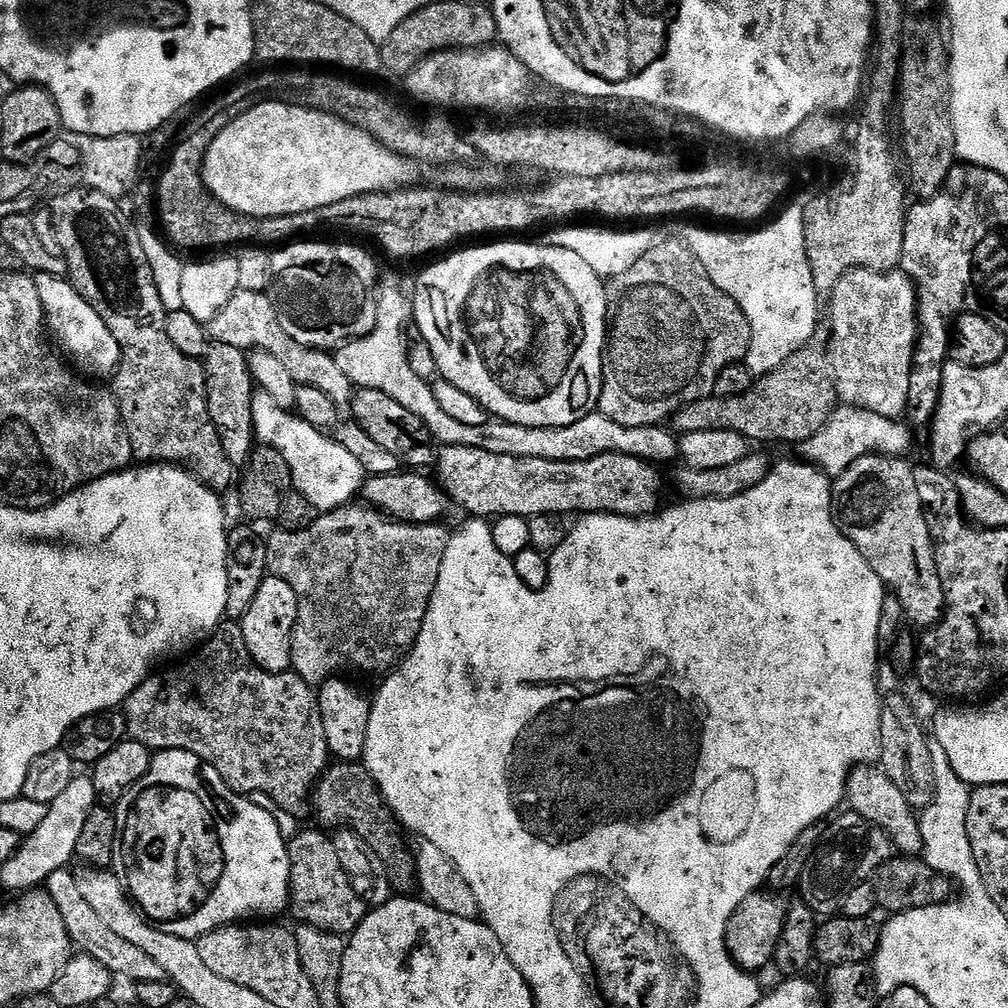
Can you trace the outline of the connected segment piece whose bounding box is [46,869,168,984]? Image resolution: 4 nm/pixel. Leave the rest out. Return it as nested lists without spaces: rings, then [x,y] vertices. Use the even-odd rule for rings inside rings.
[[[69,869],[55,871],[48,879],[46,891],[54,899],[54,904],[58,906],[59,913],[62,914],[66,923],[67,934],[71,938],[73,945],[80,951],[86,952],[90,957],[100,962],[110,970],[120,969],[121,976],[134,980],[136,984],[141,983],[163,983],[167,979],[167,972],[161,964],[154,962],[142,949],[133,946],[125,939],[119,938],[110,926],[105,926],[102,918],[91,909],[90,904],[82,898],[79,889],[79,881],[74,875],[71,876]]]

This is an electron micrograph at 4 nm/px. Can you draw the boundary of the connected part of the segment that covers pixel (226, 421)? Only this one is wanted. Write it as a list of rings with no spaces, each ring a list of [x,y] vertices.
[[[211,343],[202,359],[207,376],[207,393],[210,401],[211,417],[217,429],[221,431],[221,451],[238,468],[243,467],[254,451],[256,437],[251,416],[251,398],[256,389],[246,360],[247,353],[238,347],[226,343]]]

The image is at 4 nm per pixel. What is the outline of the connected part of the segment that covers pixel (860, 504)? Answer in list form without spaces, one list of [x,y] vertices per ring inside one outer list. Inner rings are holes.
[[[874,454],[852,463],[833,481],[831,516],[898,598],[905,619],[927,630],[936,627],[944,616],[945,584],[935,562],[936,540],[924,512],[924,496],[916,486],[913,467],[905,462],[901,457]]]

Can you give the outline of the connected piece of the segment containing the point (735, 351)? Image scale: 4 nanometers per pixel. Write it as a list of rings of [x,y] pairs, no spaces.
[[[678,242],[678,244],[657,243],[646,254],[642,254],[642,258],[638,258],[638,262],[634,262],[634,266],[630,266],[630,270],[626,270],[626,274],[615,277],[614,284],[616,284],[616,296],[614,292],[614,311],[610,316],[610,331],[604,357],[604,385],[602,386],[598,409],[598,412],[611,422],[616,422],[622,427],[663,425],[665,422],[671,421],[676,412],[682,410],[688,404],[693,404],[706,396],[713,395],[718,382],[718,374],[722,374],[724,368],[728,368],[732,364],[740,364],[745,359],[747,350],[751,346],[751,326],[746,314],[743,313],[734,298],[728,297],[711,281],[706,270],[696,261],[694,254],[684,242]]]

